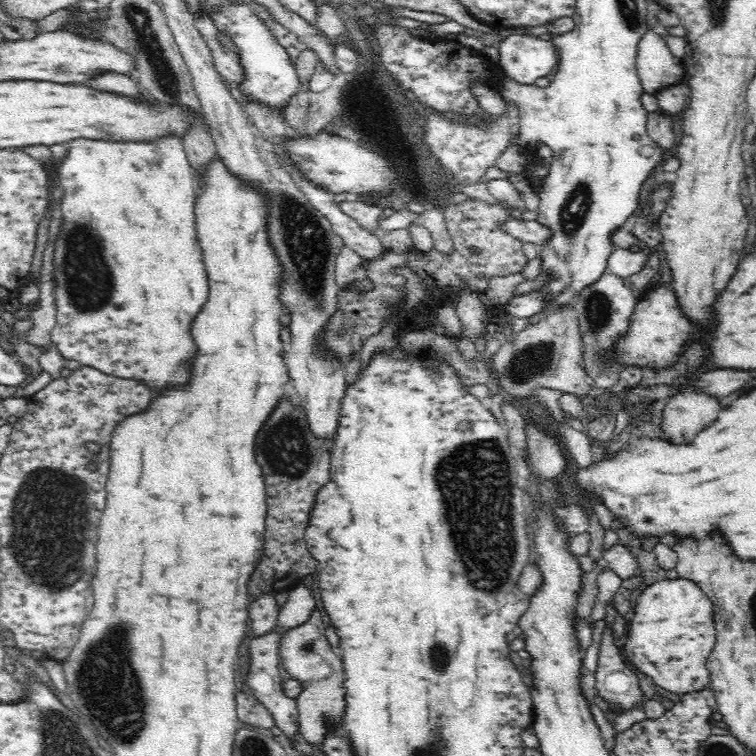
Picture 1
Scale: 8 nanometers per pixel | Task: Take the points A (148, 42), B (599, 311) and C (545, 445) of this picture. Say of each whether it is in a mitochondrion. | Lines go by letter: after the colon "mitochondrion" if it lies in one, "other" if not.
A: mitochondrion
B: mitochondrion
C: mitochondrion

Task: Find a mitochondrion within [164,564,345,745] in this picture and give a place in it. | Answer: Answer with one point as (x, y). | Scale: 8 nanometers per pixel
(306, 646)

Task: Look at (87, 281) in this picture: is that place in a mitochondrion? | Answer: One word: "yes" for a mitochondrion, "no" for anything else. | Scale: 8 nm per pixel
yes

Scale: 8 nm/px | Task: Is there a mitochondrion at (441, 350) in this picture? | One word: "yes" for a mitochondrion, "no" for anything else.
no

